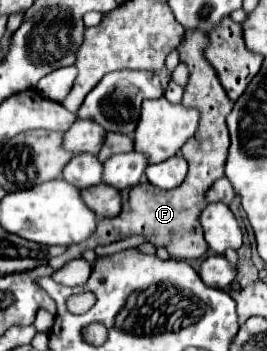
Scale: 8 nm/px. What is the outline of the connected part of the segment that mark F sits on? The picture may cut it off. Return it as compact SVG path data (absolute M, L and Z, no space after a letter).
M187 31L179 45L181 61L187 63L187 67L191 67L183 103L197 107L201 113L197 133L193 135L193 139L189 139L189 143L185 143L185 147L181 148L183 157L189 163L189 173L185 181L173 191L161 191L149 181L139 183L137 187L129 191L129 199L125 201L121 215L113 219L101 219L97 225L97 231L93 233L93 239L87 239L85 243L79 243L77 247L69 247L65 255L59 255L57 259L53 259L51 267L61 269L69 261L81 259L83 251L87 249L109 245L109 243L115 243L115 241L121 241L133 235L145 237L155 247L165 247L173 259L199 259L205 255L207 243L203 239L203 227L199 223L199 215L207 207L205 193L217 179L225 175L225 159L227 159L227 149L229 149L229 133L227 133L225 115L229 115L233 109L233 101L227 97L225 89L221 87L217 71L205 59L203 51L207 45L209 45L209 37L197 35L197 31Z

